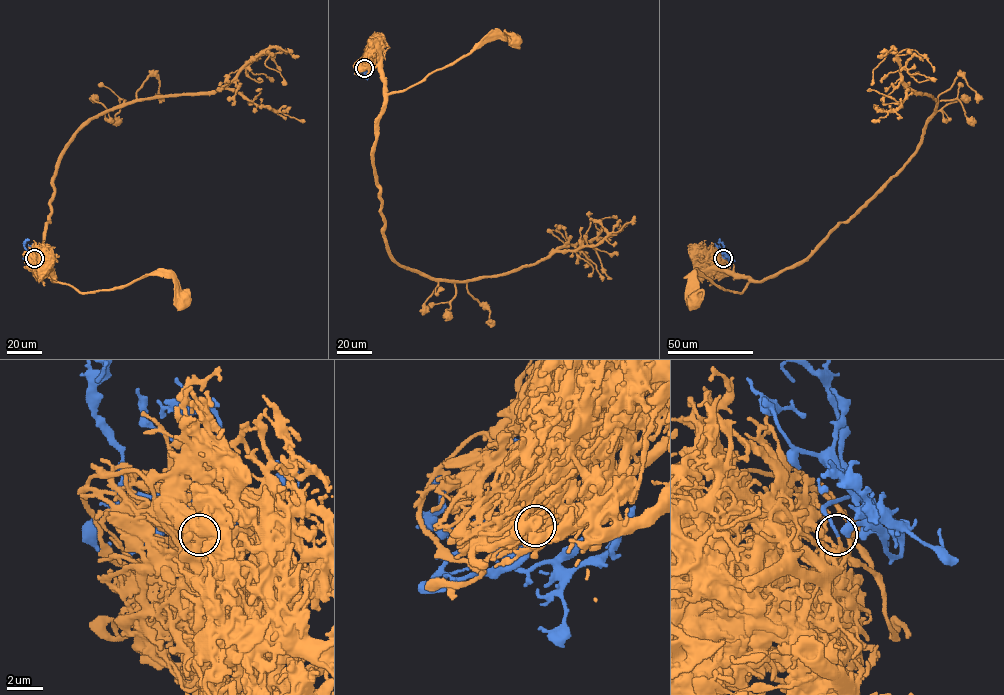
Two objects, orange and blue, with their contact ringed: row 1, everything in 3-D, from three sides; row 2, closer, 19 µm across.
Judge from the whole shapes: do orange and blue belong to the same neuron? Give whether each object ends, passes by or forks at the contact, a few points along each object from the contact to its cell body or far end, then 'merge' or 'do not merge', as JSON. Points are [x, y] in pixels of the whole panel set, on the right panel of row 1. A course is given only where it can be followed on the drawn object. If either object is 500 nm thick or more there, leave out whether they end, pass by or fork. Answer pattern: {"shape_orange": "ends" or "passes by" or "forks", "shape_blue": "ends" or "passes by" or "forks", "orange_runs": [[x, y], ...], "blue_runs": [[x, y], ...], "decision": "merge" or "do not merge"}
{"shape_orange": "passes by", "shape_blue": "passes by", "orange_runs": [[723, 258], [722, 270], [747, 278], [746, 286], [734, 292], [704, 276], [689, 274], [692, 299]], "blue_runs": [[723, 258], [725, 255], [729, 260], [717, 246], [720, 247]], "decision": "merge"}

